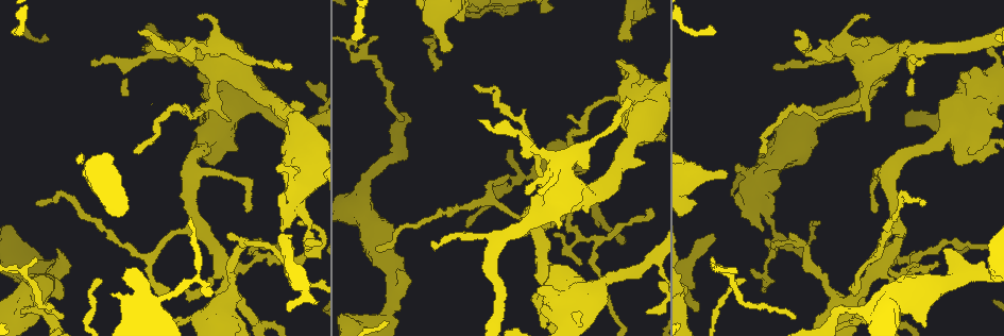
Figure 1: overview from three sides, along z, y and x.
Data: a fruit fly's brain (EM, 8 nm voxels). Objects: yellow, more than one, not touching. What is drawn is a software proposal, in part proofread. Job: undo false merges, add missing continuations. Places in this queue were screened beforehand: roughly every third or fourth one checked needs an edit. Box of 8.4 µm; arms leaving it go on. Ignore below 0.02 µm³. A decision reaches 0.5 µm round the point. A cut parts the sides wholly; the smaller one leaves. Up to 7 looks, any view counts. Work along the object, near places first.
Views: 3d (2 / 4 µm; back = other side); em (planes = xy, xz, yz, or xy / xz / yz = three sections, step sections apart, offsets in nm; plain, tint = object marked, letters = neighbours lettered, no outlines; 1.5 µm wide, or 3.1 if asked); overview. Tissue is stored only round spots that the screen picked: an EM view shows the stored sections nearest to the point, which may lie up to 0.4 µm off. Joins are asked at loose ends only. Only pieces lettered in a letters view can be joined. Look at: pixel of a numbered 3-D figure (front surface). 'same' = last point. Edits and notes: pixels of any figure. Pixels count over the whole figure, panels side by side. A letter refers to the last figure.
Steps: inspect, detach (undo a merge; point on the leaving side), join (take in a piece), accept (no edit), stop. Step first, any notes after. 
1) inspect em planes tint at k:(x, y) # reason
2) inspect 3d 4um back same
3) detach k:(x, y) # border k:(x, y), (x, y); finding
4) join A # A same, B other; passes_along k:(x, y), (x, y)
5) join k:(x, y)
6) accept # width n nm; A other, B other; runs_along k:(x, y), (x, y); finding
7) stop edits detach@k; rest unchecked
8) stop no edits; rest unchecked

inspect 3d 2um at 1:(794, 250) # thin neck

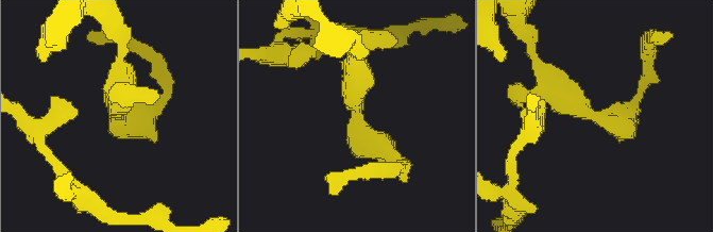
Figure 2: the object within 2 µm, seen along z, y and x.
inspect em planes letters at 2:(598, 118) # need the tissue

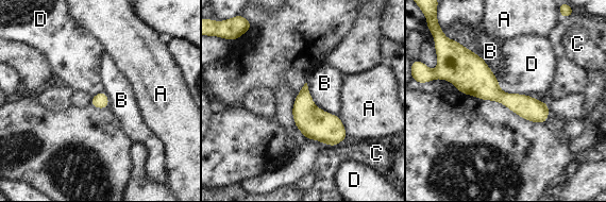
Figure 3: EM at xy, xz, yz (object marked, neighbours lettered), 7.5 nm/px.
accept # width 110 nm; A other, B other, C other, D other; border 3:(492, 73), (505, 93), (528, 95); continuous, no second neuron

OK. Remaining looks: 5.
inspect em yz step 8 tint at 1:(291, 310)

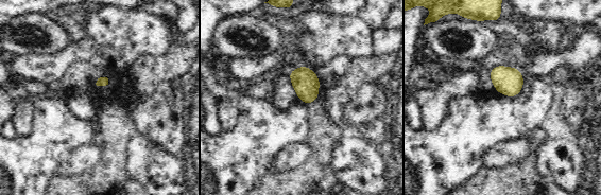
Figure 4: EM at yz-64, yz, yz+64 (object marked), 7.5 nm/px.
inspect em xz step 8 letters same

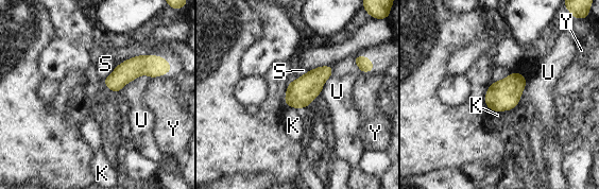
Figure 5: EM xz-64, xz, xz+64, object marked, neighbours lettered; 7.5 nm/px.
accept # K other, S other, U other, Y other; border 5:(155, 76), (151, 79); none of them fits

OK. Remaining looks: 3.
inspect 3d 4um at 1:(395, 271) # an open end

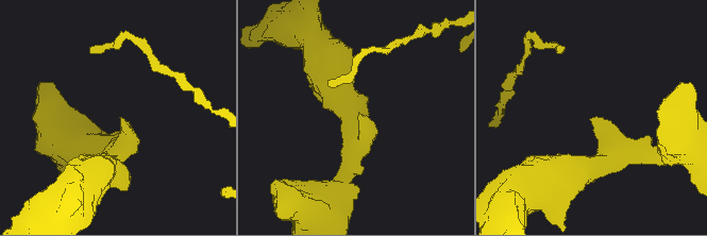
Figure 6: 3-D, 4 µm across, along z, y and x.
inspect em xz step 4 letters at 6:(357, 117) # shape alone is not enough

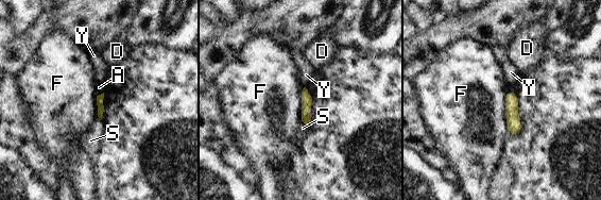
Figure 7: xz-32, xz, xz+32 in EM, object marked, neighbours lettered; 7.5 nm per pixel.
inspect em planes letters same

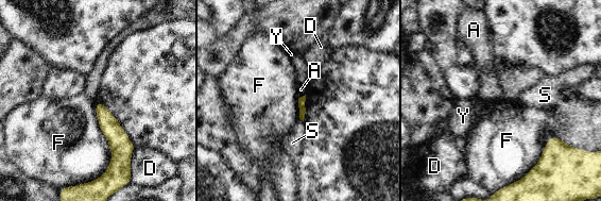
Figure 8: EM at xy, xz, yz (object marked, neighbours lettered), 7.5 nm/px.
accept # A other, D other, F other, S other, Y other; no lettered piece goes on from it

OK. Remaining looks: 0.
stop no edits; rest unchecked

